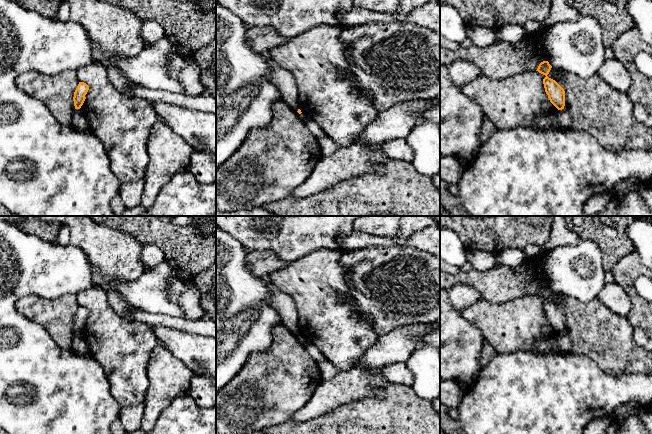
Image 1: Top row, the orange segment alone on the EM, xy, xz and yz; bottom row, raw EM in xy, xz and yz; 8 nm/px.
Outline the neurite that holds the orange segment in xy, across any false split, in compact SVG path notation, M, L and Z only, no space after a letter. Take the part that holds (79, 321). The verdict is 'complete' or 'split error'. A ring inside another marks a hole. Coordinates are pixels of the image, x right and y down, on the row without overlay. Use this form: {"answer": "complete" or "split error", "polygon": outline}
{"answer": "complete", "polygon": "M79 306L73 321L75 333L81 332L86 323L85 319L87 318L88 314L89 310L86 307Z"}

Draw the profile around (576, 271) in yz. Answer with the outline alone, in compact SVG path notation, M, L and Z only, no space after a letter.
M588 239L546 253L541 266L553 292L582 303L597 298L606 284L601 249Z

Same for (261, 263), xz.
M251 251L247 253L246 261L253 275L264 278L271 273L282 269L287 261L279 259L275 253L270 251Z

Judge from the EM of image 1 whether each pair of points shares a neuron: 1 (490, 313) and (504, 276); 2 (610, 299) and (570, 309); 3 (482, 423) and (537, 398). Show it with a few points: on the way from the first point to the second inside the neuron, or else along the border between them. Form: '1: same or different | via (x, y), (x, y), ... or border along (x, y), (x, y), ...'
1: different | border along (481, 297), (493, 302), (506, 302), (517, 298)
2: different | border along (597, 297), (609, 309), (620, 315)
3: same | via (496, 413), (503, 413), (508, 408), (523, 408)

